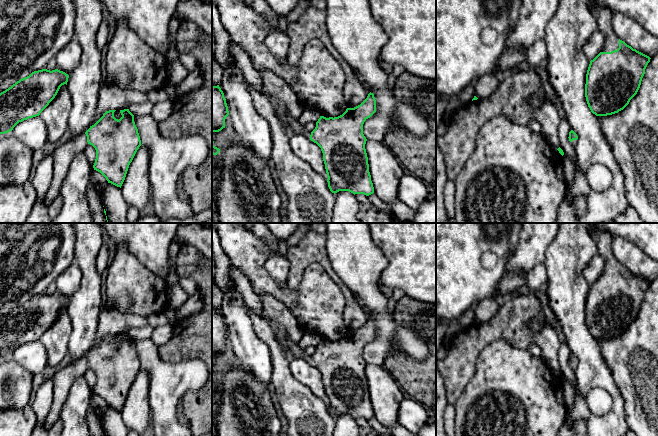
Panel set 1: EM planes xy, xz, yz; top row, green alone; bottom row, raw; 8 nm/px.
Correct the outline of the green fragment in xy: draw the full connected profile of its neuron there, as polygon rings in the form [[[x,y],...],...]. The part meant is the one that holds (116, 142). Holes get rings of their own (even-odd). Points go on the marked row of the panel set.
[[[129,109],[120,110],[122,117],[119,120],[114,117],[115,111],[106,111],[84,134],[70,137],[54,150],[53,178],[44,199],[47,207],[60,195],[74,154],[83,151],[87,144],[96,150],[94,170],[100,172],[108,183],[121,188],[141,140]]]

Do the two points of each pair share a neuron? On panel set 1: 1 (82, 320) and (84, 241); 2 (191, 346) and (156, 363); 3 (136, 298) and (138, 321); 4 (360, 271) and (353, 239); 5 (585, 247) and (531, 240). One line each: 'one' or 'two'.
1: one
2: two
3: two
4: one
5: two

